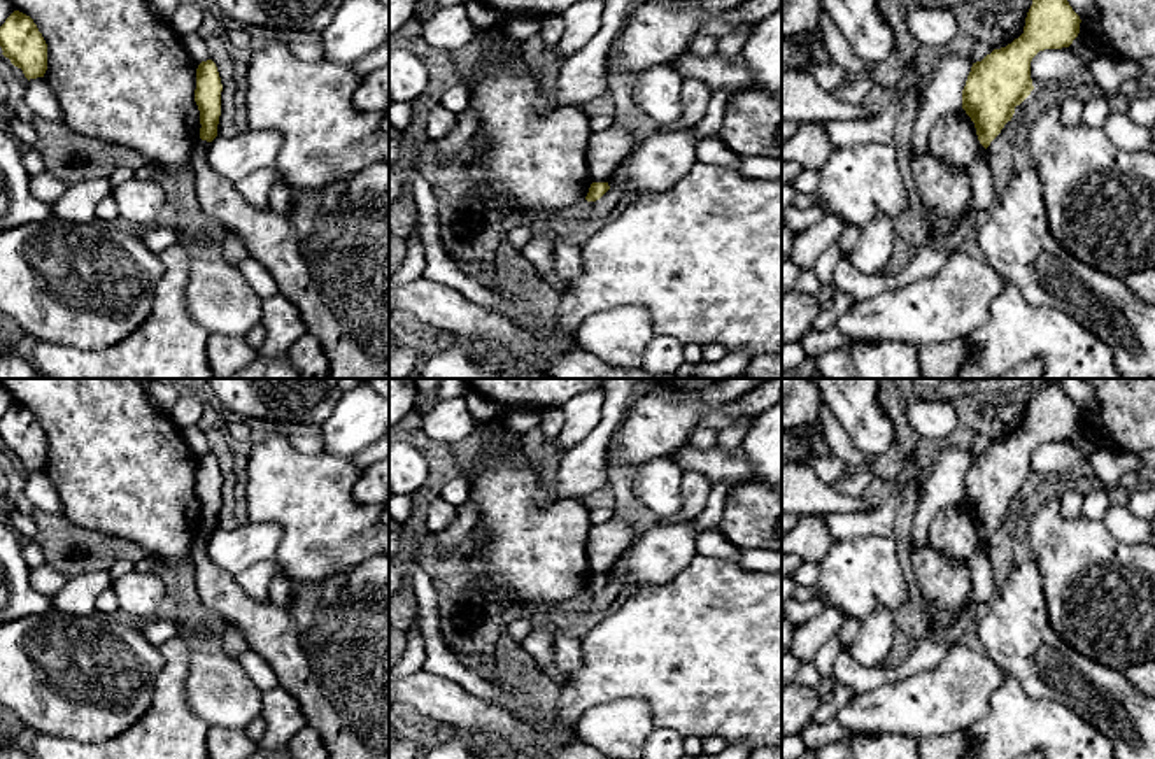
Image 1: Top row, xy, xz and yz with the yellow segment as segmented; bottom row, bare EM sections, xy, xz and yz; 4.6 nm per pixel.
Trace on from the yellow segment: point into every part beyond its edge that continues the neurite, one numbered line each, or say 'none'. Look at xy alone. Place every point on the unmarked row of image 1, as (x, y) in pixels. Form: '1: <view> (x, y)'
none

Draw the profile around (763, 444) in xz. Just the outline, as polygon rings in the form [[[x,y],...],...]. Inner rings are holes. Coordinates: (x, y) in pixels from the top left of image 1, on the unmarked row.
[[[782,398],[754,417],[741,449],[752,466],[747,482],[782,489]]]

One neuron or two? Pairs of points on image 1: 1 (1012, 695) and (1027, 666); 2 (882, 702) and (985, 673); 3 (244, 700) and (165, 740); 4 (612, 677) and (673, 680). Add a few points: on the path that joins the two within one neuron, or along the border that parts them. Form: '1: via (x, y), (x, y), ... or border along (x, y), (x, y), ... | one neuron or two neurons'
1: border along (1006, 672), (1029, 695), (1054, 702) | two neurons
2: via (908, 703), (940, 702), (959, 688) | one neuron
3: border along (184, 682), (188, 707), (209, 726) | two neurons
4: via (628, 677), (658, 677) | one neuron

